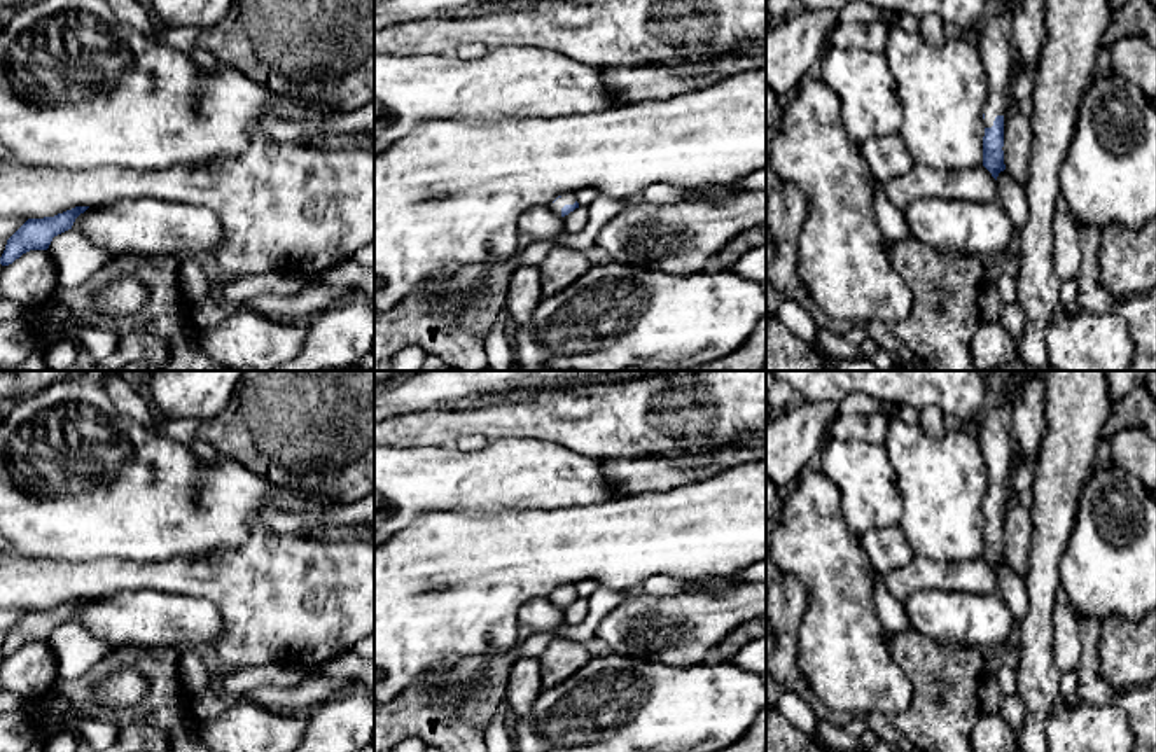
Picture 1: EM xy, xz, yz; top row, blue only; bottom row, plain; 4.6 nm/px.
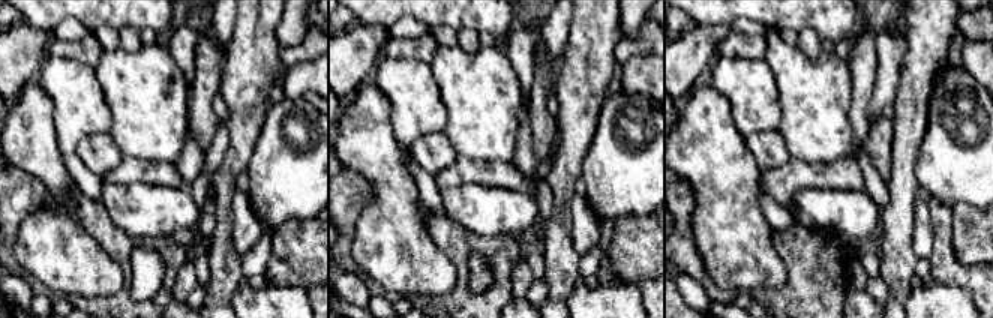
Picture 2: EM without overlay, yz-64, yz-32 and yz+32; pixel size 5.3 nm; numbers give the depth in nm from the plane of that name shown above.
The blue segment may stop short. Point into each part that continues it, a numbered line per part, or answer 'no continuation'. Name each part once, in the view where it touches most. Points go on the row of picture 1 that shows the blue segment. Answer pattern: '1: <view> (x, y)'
1: xz (555, 207)

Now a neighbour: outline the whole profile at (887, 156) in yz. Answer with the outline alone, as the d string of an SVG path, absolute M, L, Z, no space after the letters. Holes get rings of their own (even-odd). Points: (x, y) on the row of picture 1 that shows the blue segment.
M899 133L869 138L862 143L860 152L873 178L880 184L908 173L916 164Z

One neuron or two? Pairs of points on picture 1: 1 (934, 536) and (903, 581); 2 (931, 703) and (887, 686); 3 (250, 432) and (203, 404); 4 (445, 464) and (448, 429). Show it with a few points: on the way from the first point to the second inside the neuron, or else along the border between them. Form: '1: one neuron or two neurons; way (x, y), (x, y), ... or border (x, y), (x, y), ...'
1: two neurons; border (917, 555), (961, 562)
2: two neurons; border (892, 660), (912, 686), (912, 703), (891, 717)
3: two neurons; border (236, 389), (231, 399), (203, 422)
4: two neurons; border (453, 445), (404, 446)

